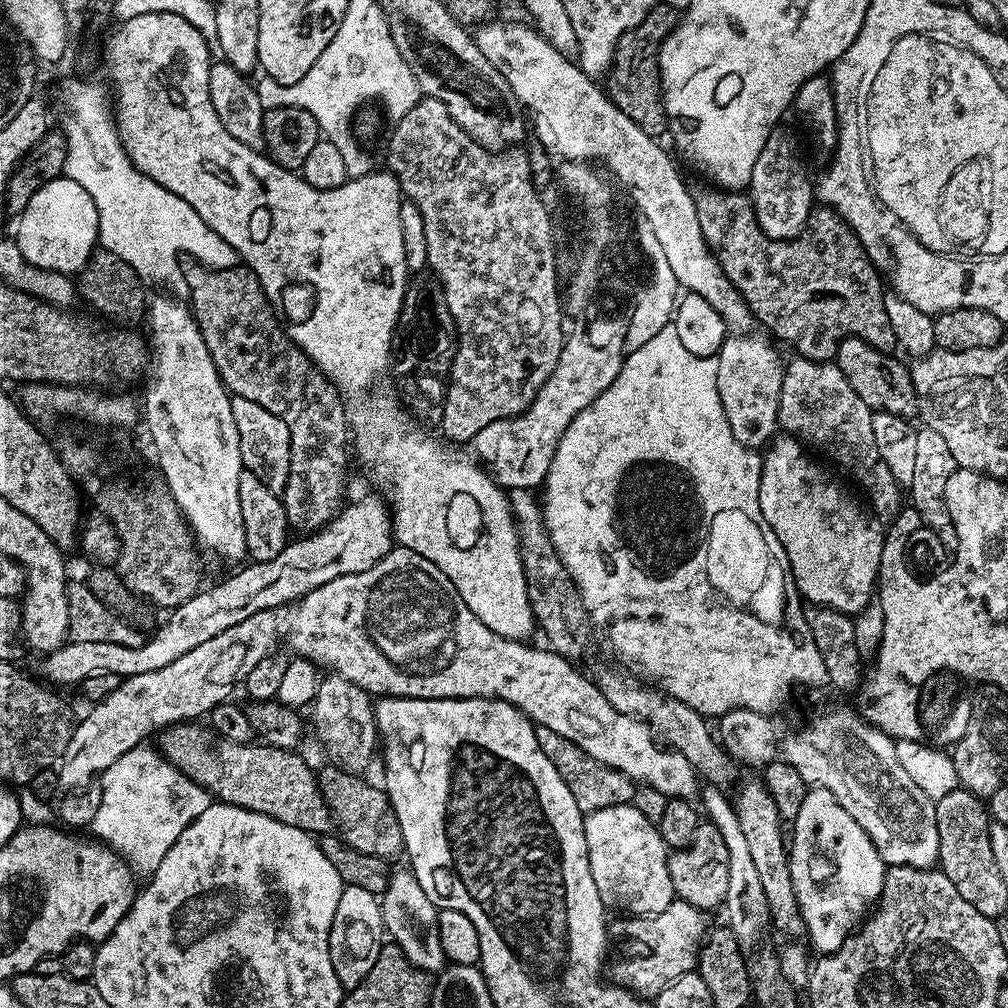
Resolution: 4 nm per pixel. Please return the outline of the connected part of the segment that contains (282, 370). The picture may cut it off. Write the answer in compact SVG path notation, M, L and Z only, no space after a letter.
M195 262L189 265L189 268L182 272L182 280L188 283L187 299L190 301L192 315L196 317L202 330L206 350L210 350L210 358L214 358L214 366L221 382L232 396L250 398L250 402L258 402L258 406L282 418L282 422L286 422L290 430L290 470L282 493L288 527L295 531L297 528L300 531L297 533L300 534L318 532L335 519L345 499L344 475L348 472L350 429L340 392L331 380L327 380L316 369L315 362L310 360L296 343L288 339L280 317L270 306L266 306L262 286L247 266L206 268Z

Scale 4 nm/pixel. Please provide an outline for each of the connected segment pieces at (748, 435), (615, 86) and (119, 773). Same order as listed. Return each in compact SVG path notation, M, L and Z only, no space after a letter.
M728 334L724 344L716 353L718 362L718 398L722 398L722 410L726 410L726 422L730 422L730 434L742 442L742 446L753 450L765 447L778 432L778 402L782 394L782 378L785 365L780 356L757 334Z
M657 2L652 12L634 30L622 34L616 52L612 56L612 66L606 73L606 93L612 103L616 104L646 134L660 138L668 127L668 116L664 112L664 97L660 90L660 47L662 42L678 23L677 9L666 2Z
M141 746L122 754L114 766L110 766L99 777L102 790L102 806L98 806L98 814L94 814L94 822L90 832L95 839L113 848L128 861L133 873L144 878L151 877L158 870L162 858L174 846L174 842L198 818L198 814L206 811L210 803L208 792L201 784L195 784L190 777L182 774L155 747Z

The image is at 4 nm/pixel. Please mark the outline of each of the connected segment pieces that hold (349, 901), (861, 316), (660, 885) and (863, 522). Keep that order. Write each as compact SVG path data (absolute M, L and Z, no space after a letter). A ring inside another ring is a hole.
M359 886L345 887L342 898L338 898L338 910L334 910L334 922L330 926L330 962L334 962L334 974L338 974L338 982L345 990L358 987L366 974L370 974L385 943L378 896Z
M704 186L704 189L700 193L697 191L694 197L698 212L698 226L702 226L702 234L704 235L704 241L708 243L708 249L716 253L716 261L720 263L720 269L726 274L726 278L730 278L732 285L742 294L742 298L748 304L748 309L752 311L755 323L759 327L761 324L762 327L769 328L778 339L785 340L796 351L793 353L797 357L806 360L819 360L821 362L831 361L835 357L837 343L843 340L845 336L862 338L880 352L891 353L897 347L894 329L890 327L890 317L886 315L886 302L884 301L886 289L884 289L883 282L880 281L879 274L876 273L875 266L872 265L871 258L868 257L871 256L869 249L865 248L864 243L856 237L851 226L833 208L813 207L812 213L806 218L806 226L800 231L799 236L792 240L772 240L758 226L758 218L754 214L752 201L743 191L729 192L715 186Z
M632 802L587 813L584 817L584 833L590 858L590 874L594 874L594 886L598 886L598 894L605 909L625 908L628 916L657 916L677 899L668 869L670 849L660 837L659 827L647 821Z
M787 434L777 435L767 445L760 461L762 518L786 550L801 597L835 612L855 614L871 602L877 591L885 529L863 503L860 505L807 454L800 441Z

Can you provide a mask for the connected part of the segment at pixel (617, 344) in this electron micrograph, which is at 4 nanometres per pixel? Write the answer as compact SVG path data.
M612 314L584 324L565 339L555 372L542 390L538 390L528 410L490 422L490 426L482 426L482 430L474 434L470 448L477 452L479 463L501 488L536 490L541 487L566 426L570 426L575 416L590 406L598 394L605 392L614 378L618 378L626 355L626 334L627 323L616 322Z

